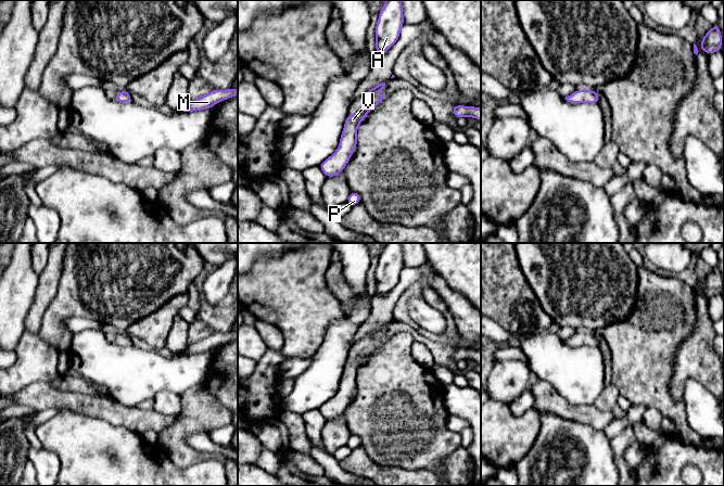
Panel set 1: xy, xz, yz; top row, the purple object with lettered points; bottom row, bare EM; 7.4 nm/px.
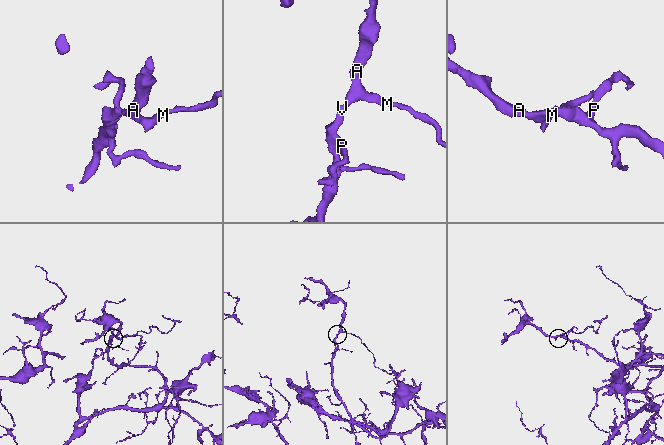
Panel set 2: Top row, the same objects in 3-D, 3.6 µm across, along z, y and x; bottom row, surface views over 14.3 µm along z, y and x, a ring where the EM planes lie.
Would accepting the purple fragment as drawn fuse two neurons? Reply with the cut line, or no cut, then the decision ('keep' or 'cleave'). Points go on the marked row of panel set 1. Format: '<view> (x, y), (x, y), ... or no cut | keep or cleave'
no cut | keep

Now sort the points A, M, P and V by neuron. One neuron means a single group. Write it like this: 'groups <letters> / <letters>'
groups A M P V

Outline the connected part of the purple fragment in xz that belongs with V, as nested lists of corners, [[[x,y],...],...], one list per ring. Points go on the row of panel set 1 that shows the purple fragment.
[[[382,82],[368,90],[361,100],[364,108],[356,114],[350,114],[344,122],[344,129],[340,137],[340,145],[336,151],[320,165],[320,169],[327,178],[331,178],[341,174],[348,163],[352,153],[357,148],[357,128],[366,118],[367,114],[372,111],[385,95],[379,95],[385,82]]]

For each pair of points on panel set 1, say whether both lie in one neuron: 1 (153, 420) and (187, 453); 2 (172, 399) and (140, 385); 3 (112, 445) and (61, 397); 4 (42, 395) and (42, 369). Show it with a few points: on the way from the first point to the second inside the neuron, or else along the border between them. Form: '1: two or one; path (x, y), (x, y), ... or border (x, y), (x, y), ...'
1: two; border (177, 414), (176, 419), (159, 433)
2: two; border (179, 394), (160, 391), (153, 398)
3: two; border (58, 409), (70, 409), (102, 419)
4: two; border (49, 382), (34, 382), (18, 392)

